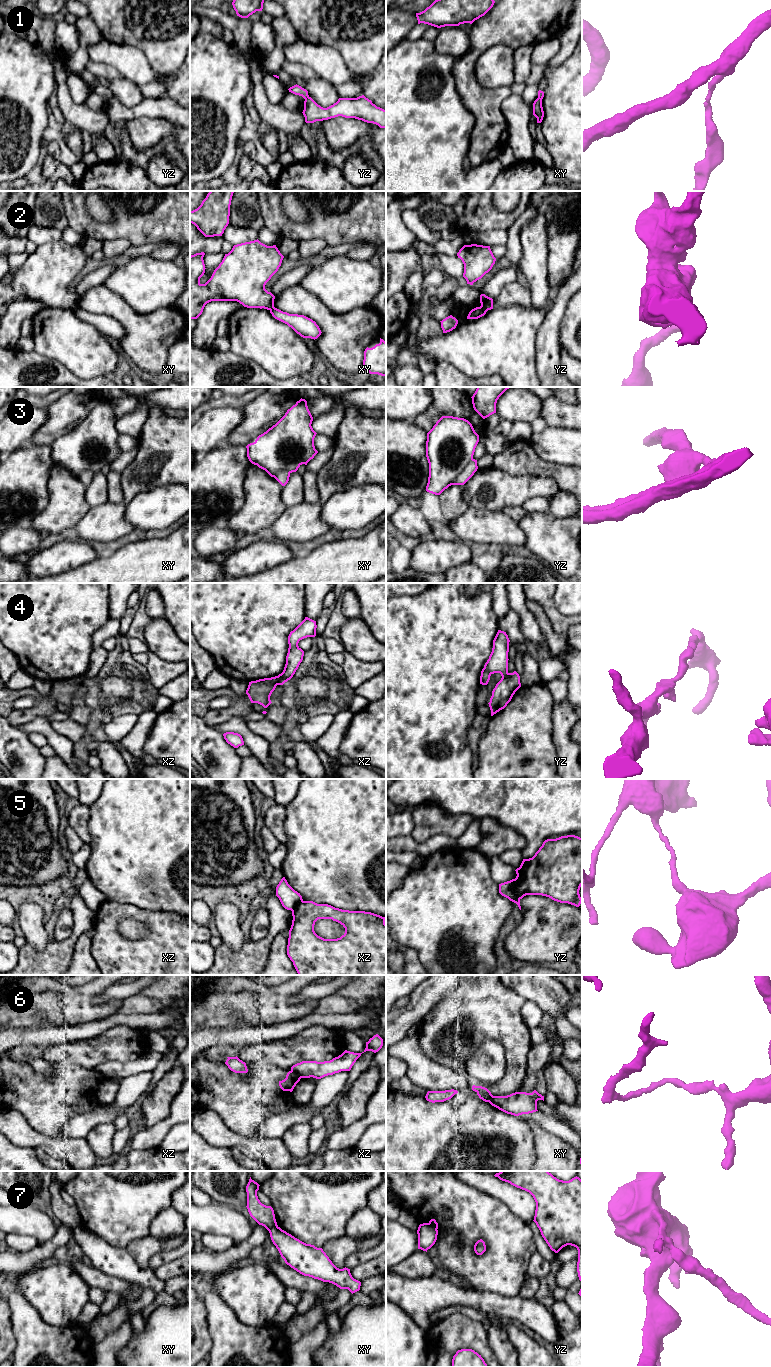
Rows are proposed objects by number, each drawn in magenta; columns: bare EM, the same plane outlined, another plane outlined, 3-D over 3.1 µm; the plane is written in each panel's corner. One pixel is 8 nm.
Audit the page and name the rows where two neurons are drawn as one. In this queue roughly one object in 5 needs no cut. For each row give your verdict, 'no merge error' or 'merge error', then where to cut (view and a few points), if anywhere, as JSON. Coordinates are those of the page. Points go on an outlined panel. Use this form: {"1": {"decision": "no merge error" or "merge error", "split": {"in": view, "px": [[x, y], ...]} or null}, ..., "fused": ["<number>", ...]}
{"1": {"decision": "merge error", "split": {"in": "yz", "px": [[308, 95], [305, 99]]}}, "2": {"decision": "merge error", "split": {"in": "yz", "px": [[480, 306], [487, 310]]}}, "3": {"decision": "merge error", "split": {"in": "yz", "px": [[472, 458], [451, 484]]}}, "4": {"decision": "merge error", "split": {"in": "xz", "px": [[254, 681], [276, 685]]}}, "5": {"decision": "merge error", "split": {"in": "yz", "px": [[511, 880], [515, 902]]}}, "6": {"decision": "merge error", "split": {"in": "xz", "px": [[291, 1069], [301, 1077]]}}, "7": {"decision": "merge error", "split": {"in": "xy", "px": [[276, 1224], [268, 1230]]}}, "fused": ["1", "2", "3", "4", "5", "6", "7"]}

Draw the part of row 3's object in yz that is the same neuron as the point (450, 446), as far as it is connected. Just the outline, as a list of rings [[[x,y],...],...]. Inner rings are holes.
[[[442,416],[427,433],[429,477],[426,491],[440,495],[451,486],[473,459],[478,442],[479,435],[468,420]]]

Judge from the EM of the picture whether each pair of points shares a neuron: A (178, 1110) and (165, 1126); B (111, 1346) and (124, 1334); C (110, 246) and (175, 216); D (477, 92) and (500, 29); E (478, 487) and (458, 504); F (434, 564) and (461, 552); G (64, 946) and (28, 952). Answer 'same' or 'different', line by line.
A: same
B: same
C: different
D: same
E: same
F: same
G: same

